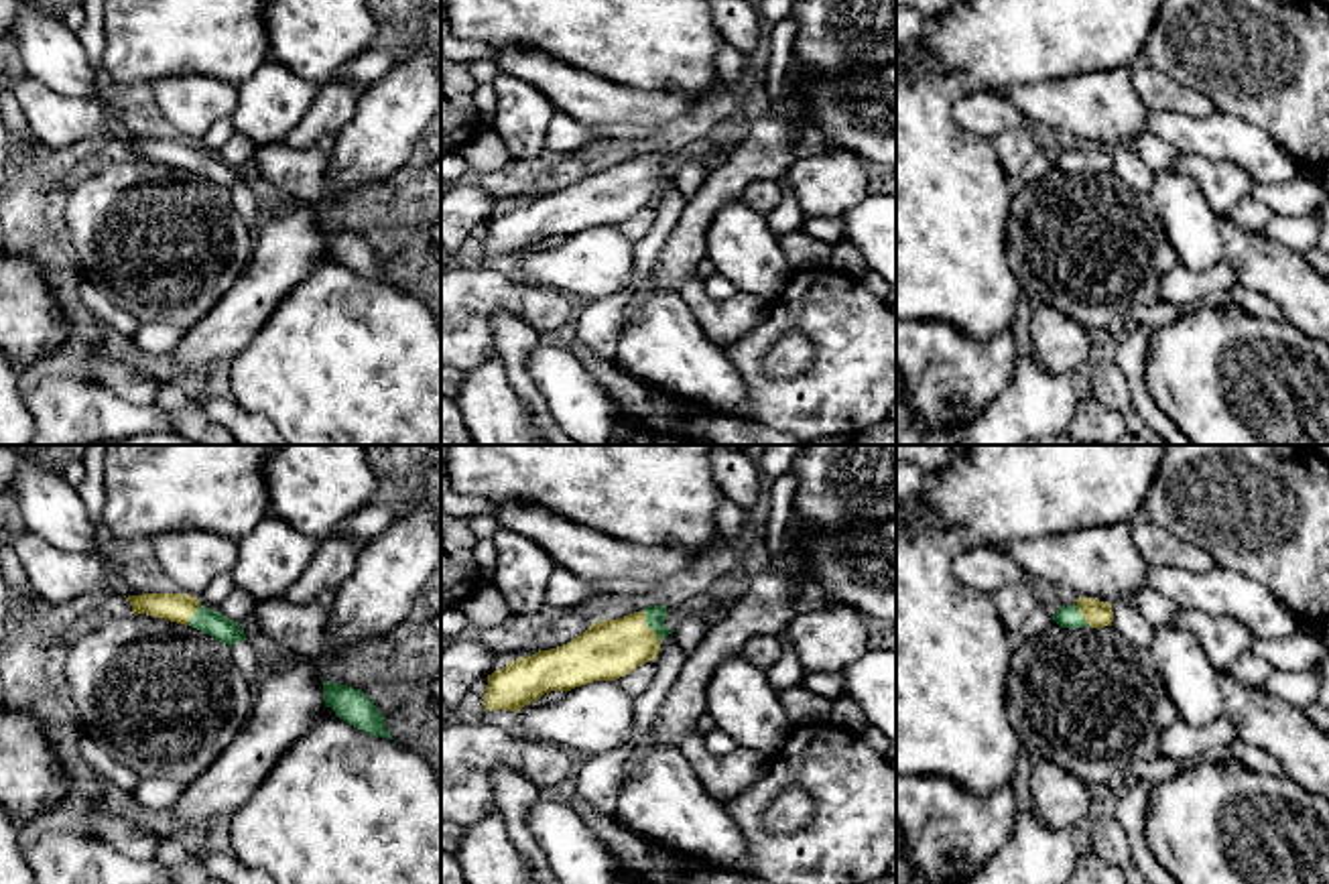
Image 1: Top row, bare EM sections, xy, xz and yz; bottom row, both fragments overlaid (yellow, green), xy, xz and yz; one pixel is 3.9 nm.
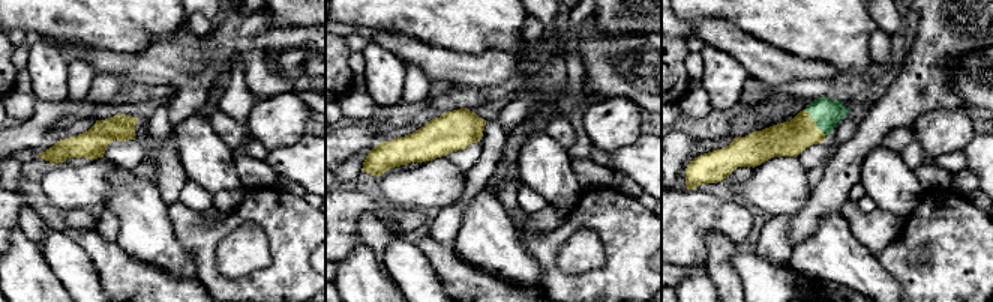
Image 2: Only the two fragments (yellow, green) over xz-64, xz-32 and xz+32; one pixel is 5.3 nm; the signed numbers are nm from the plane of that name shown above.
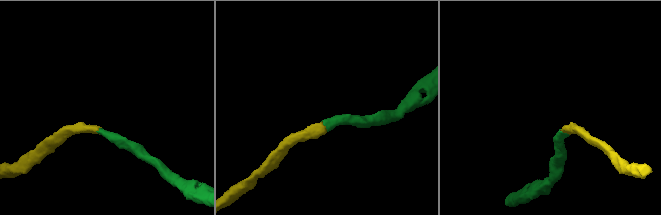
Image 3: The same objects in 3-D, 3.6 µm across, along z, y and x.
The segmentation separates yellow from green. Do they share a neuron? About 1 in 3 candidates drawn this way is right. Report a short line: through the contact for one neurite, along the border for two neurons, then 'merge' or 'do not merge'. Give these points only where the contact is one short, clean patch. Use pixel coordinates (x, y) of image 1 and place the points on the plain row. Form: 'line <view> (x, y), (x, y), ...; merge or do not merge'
line xz (610, 194), (626, 187), (645, 169), (655, 159); merge

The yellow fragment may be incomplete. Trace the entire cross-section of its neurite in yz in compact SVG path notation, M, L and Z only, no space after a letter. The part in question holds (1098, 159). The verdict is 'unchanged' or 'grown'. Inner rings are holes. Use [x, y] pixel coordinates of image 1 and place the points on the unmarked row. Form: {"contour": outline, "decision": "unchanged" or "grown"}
{"contour": "M1079 142L1073 150L1061 150L1053 165L1061 173L1097 173L1112 171L1114 156L1110 146Z", "decision": "grown"}

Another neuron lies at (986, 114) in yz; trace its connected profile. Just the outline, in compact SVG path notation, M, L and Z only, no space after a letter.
M996 93L965 96L957 100L951 114L959 128L986 138L1032 124L1016 106Z

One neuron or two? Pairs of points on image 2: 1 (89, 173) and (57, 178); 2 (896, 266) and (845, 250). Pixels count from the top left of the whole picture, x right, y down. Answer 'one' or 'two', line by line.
1: one
2: two

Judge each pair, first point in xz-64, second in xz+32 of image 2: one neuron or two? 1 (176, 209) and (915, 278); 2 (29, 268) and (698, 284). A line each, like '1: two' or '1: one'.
1: one
2: one

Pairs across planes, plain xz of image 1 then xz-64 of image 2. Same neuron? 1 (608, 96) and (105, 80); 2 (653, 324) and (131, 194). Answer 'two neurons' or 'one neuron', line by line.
1: two neurons
2: one neuron

